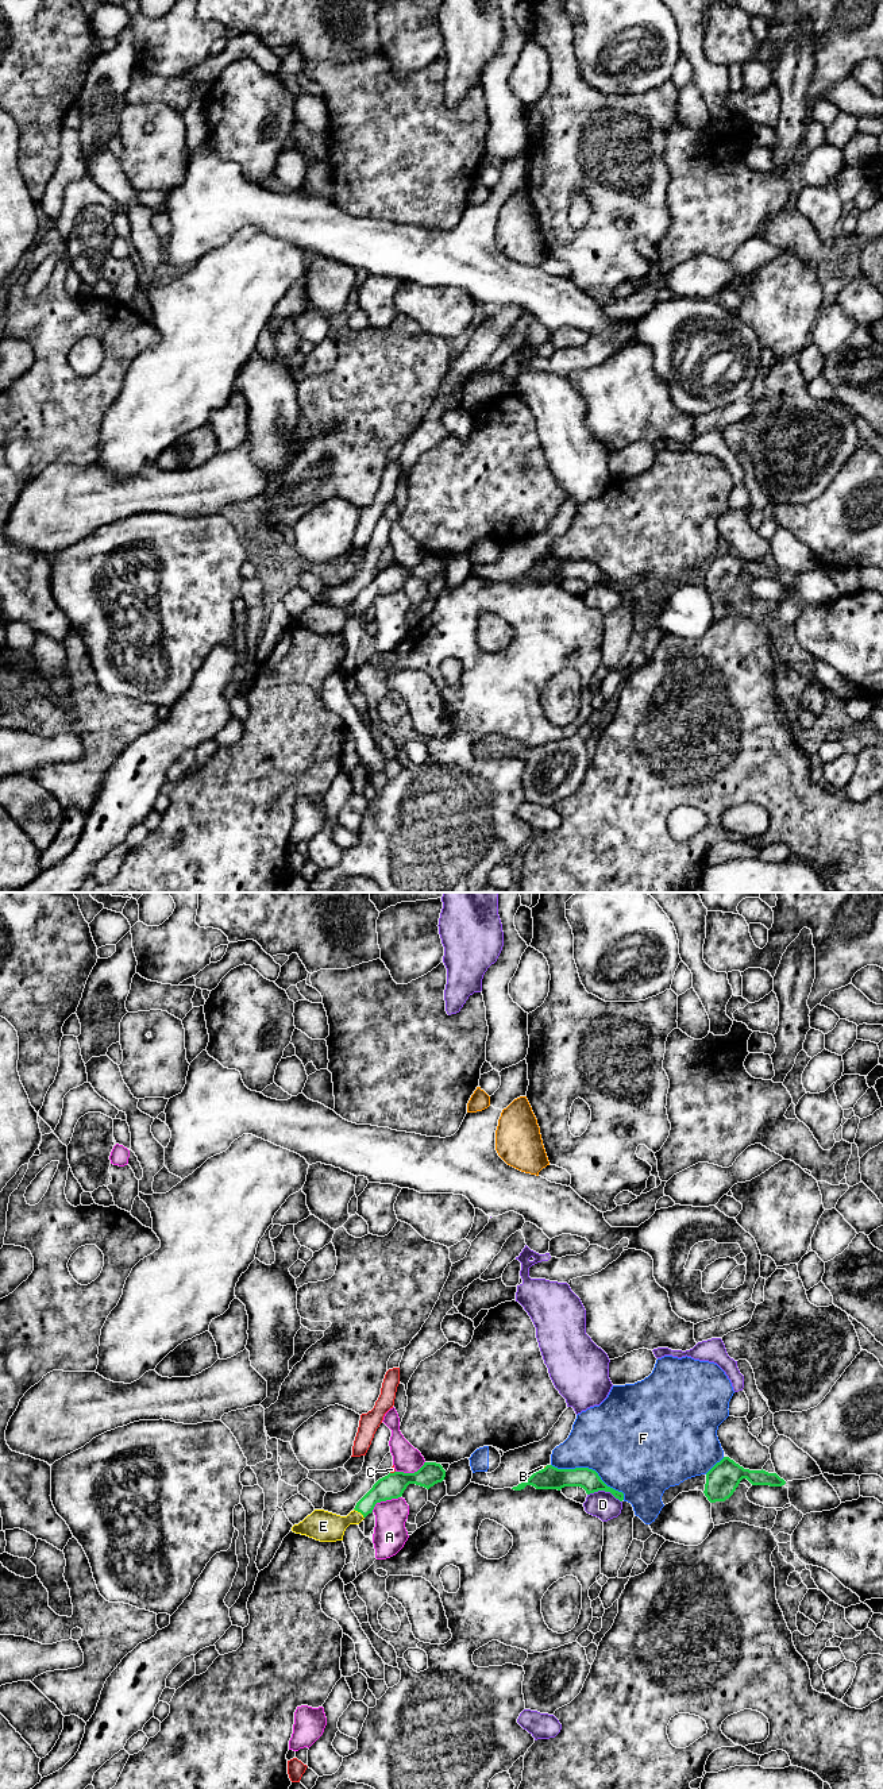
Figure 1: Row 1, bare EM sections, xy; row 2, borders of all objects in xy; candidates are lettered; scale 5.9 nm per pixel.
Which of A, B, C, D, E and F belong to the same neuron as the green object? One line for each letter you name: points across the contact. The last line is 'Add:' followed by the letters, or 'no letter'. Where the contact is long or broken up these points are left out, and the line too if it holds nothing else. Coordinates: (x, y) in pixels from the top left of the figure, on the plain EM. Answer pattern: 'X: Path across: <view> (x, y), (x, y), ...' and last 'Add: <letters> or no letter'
E: Path across: xy (390, 579), (378, 585), (359, 604), (338, 617), (323, 619)
Add: E

